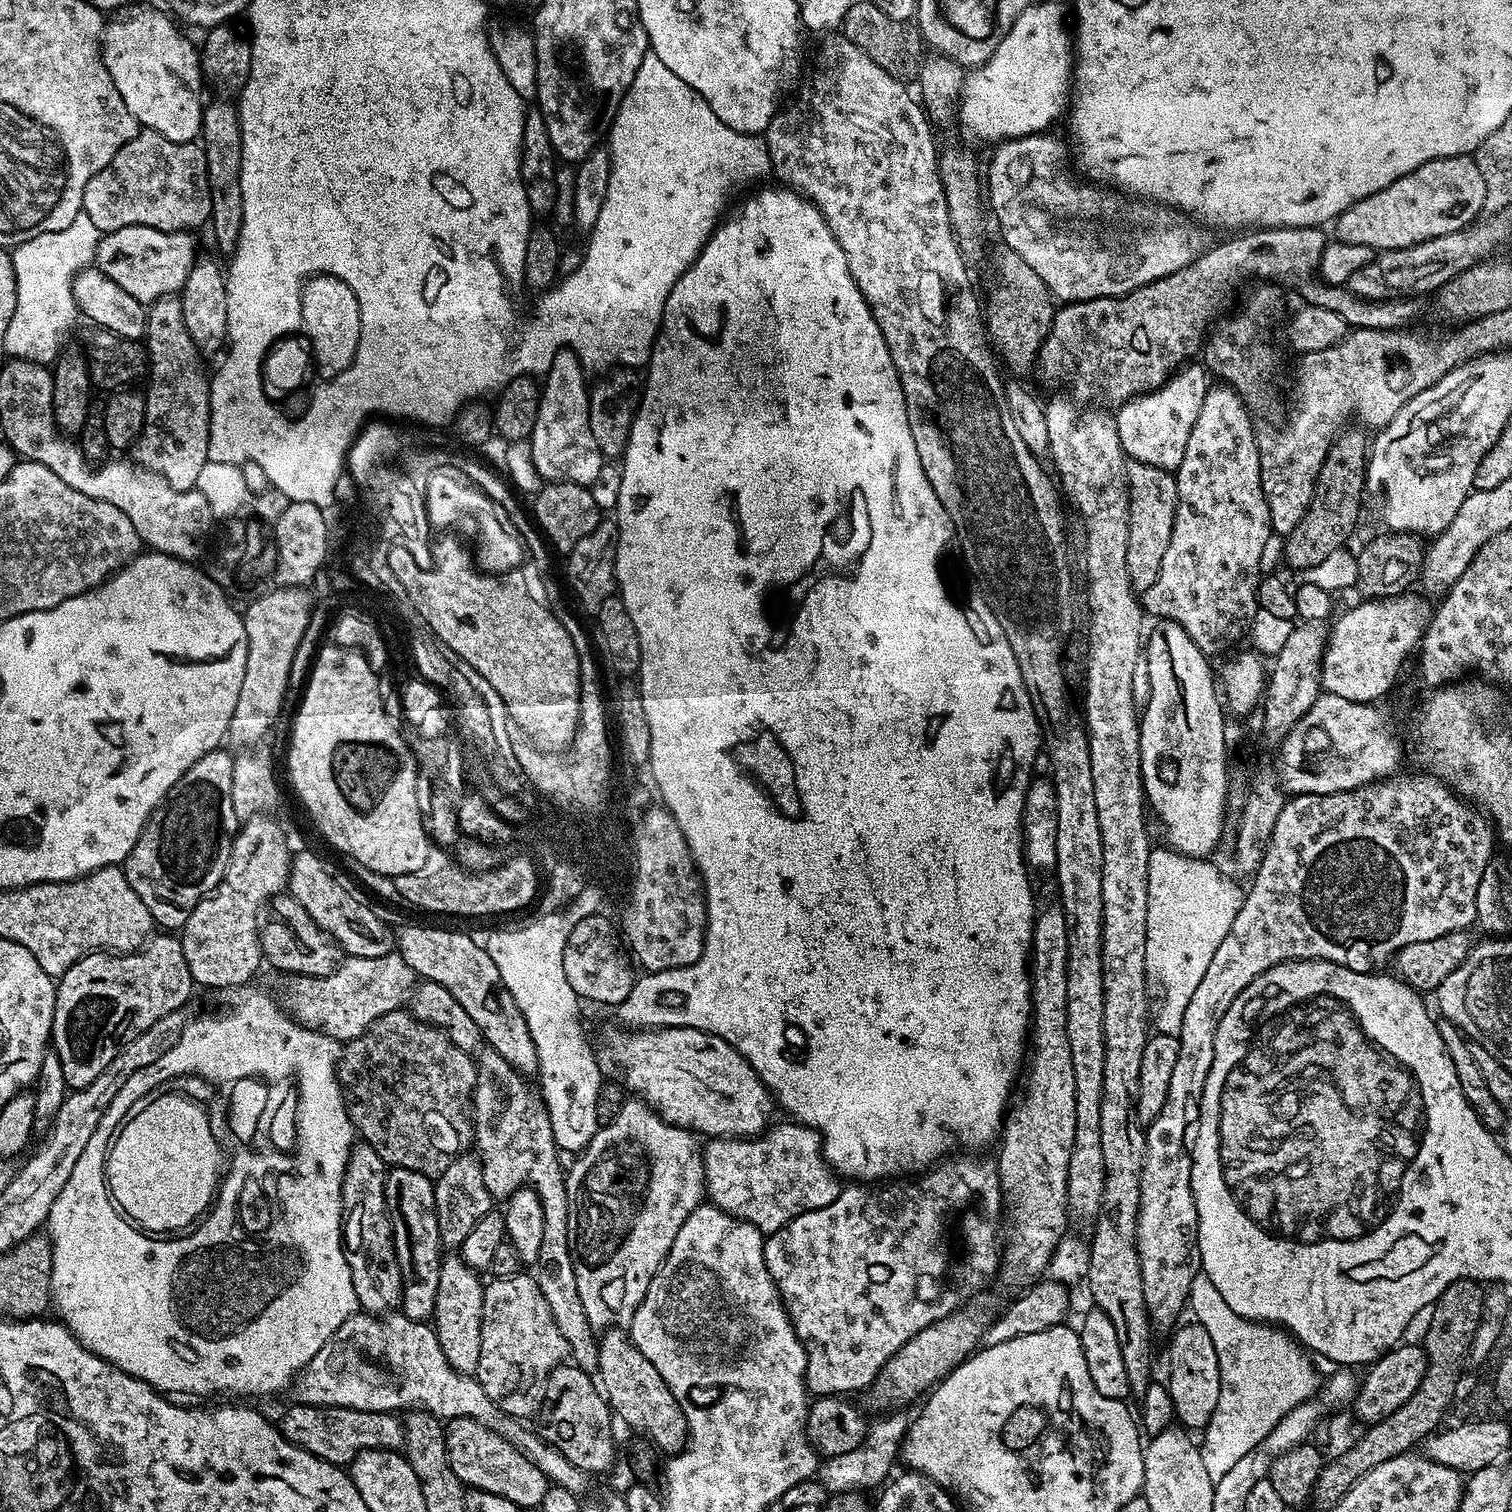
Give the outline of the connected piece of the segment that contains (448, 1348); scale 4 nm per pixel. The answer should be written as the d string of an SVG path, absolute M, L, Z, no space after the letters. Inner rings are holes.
M458 1254L443 1257L438 1274L438 1294L434 1298L431 1323L436 1330L438 1346L446 1354L446 1362L459 1372L474 1374L478 1370L478 1354L482 1354L482 1306L485 1281Z

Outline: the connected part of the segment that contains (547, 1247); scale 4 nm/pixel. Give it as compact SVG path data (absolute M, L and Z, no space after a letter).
M484 1050L475 1057L476 1088L472 1092L474 1117L474 1148L484 1166L484 1181L488 1192L504 1202L520 1188L532 1188L541 1199L545 1210L545 1238L538 1261L538 1283L562 1338L566 1338L571 1359L576 1367L595 1373L598 1366L597 1333L592 1333L594 1322L582 1306L578 1294L576 1271L572 1265L570 1221L568 1218L568 1186L566 1172L560 1169L561 1153L556 1147L554 1130L543 1099L532 1097L523 1075L502 1058L502 1054Z

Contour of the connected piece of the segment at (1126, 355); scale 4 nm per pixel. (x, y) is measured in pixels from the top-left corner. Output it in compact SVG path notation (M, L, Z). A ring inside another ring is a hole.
M1317 226L1314 228L1262 228L1259 230L1248 230L1243 234L1236 234L1233 240L1228 240L1225 244L1220 244L1217 248L1209 247L1206 251L1182 270L1176 270L1174 274L1170 274L1166 278L1162 278L1158 282L1152 282L1138 290L1131 292L1126 296L1111 296L1110 298L1094 298L1093 300L1074 300L1065 303L1063 306L1057 307L1052 325L1048 331L1047 338L1044 339L1044 344L1040 347L1038 357L1038 372L1045 376L1052 384L1069 384L1072 387L1071 395L1077 401L1085 402L1084 400L1105 400L1106 403L1112 404L1108 406L1119 406L1125 404L1127 400L1133 400L1136 396L1143 396L1145 392L1152 392L1156 388L1161 388L1172 373L1177 371L1185 362L1191 361L1192 356L1201 351L1202 345L1206 339L1206 329L1221 315L1220 311L1227 306L1232 300L1232 295L1236 292L1236 287L1243 280L1252 280L1251 282L1271 282L1279 284L1285 289L1300 288L1300 296L1305 305L1313 304L1314 306L1322 306L1326 310L1334 310L1334 314L1342 314L1342 318L1347 322L1349 329L1353 328L1369 328L1370 330L1382 330L1383 332L1391 332L1393 330L1403 329L1416 316L1417 301L1412 298L1401 298L1398 300L1369 300L1365 297L1356 295L1355 292L1348 291L1344 286L1329 286L1319 279L1314 278L1317 275L1320 259L1324 253L1324 248L1329 244L1329 237L1324 237L1325 229Z

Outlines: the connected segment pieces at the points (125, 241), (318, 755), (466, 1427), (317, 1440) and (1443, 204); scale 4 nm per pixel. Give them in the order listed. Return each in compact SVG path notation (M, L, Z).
M126 226L101 235L94 267L110 282L122 286L126 294L134 294L141 304L151 306L155 300L177 295L183 289L198 259L194 237L192 232L162 232L150 226Z
M329 646L320 652L312 673L308 676L308 685L304 688L304 701L296 712L296 721L292 724L292 741L288 744L288 776L292 779L292 788L300 795L306 811L312 815L316 828L341 852L352 860L357 860L360 868L369 868L378 874L393 878L402 874L411 874L421 869L426 863L427 850L430 847L428 831L424 828L424 812L418 804L418 779L416 780L416 764L418 757L413 745L404 741L402 733L396 729L397 721L386 714L384 700L380 696L381 681L376 680L377 669L373 668L363 651L345 647Z
M454 1418L447 1421L444 1437L450 1466L454 1474L458 1474L461 1484L477 1492L498 1494L514 1502L522 1510L539 1509L550 1485L542 1470L538 1470L538 1466L534 1466L534 1462L530 1462L513 1444L470 1418Z
M293 1403L291 1407L278 1420L280 1432L294 1446L331 1464L351 1465L353 1458L367 1448L403 1449L404 1425L399 1415L353 1408L323 1408L320 1404Z
M1471 155L1438 158L1390 182L1386 190L1378 190L1378 194L1370 194L1370 198L1354 202L1354 206L1336 217L1334 236L1342 242L1389 252L1421 244L1442 234L1461 232L1485 208L1486 178L1482 178L1482 170L1478 170L1475 159Z

